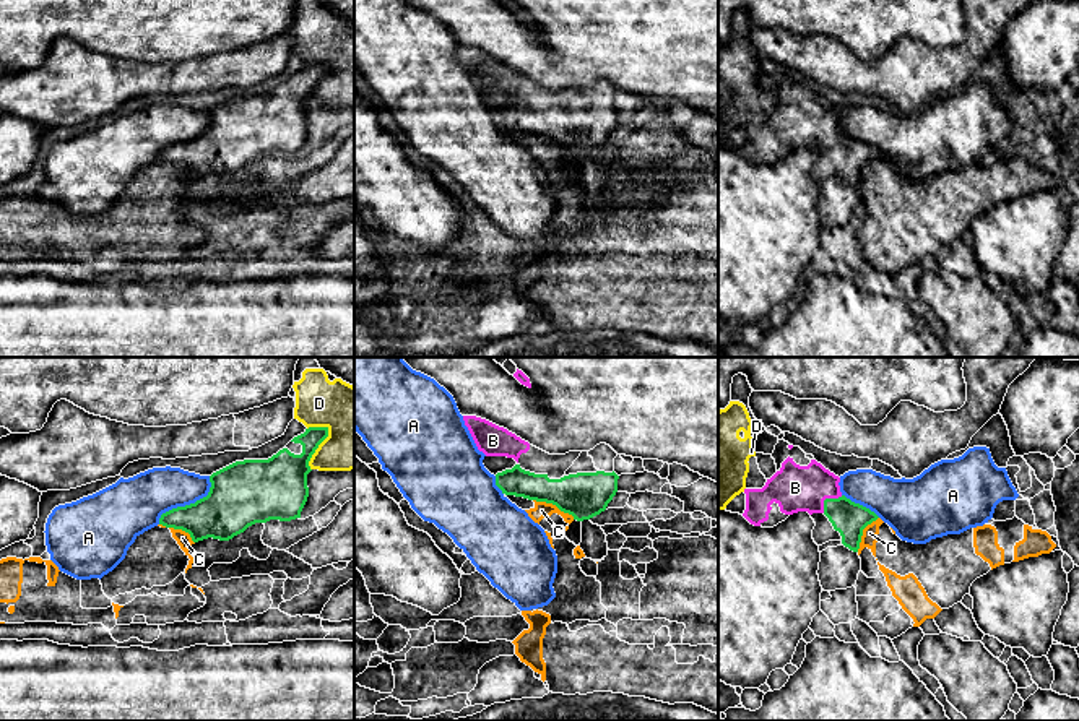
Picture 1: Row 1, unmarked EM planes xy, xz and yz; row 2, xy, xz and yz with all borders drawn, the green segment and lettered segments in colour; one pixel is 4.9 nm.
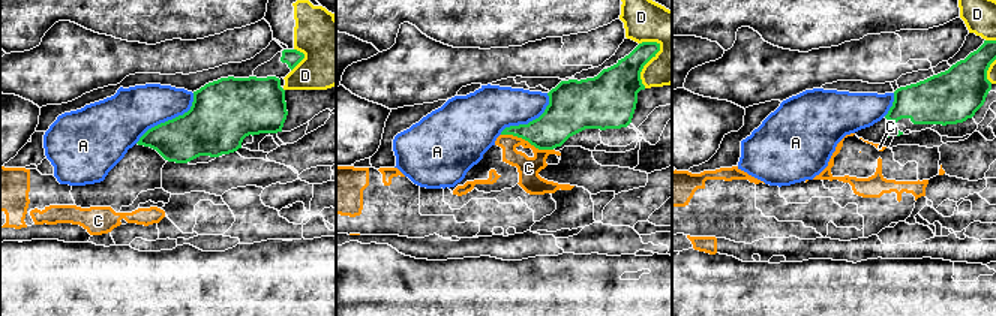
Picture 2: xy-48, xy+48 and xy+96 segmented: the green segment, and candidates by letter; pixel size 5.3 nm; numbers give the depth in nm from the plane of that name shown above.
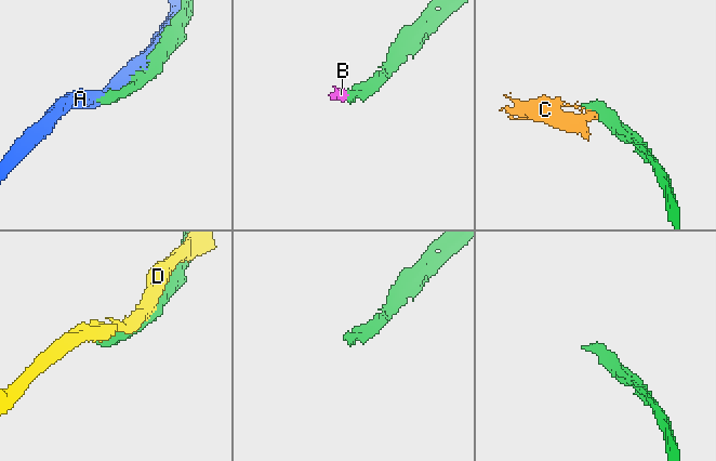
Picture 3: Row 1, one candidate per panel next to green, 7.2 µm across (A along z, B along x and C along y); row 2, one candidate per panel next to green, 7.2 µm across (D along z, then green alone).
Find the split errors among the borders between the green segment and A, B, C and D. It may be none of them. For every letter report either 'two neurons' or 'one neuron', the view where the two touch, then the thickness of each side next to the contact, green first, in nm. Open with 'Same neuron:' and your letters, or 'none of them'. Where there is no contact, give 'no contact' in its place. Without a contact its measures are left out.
Same neuron: B
A: two neurons; contact in xy; calibres 300 and 260 nm
B: one neuron; contact in yz; calibres 170 and 220 nm
C: two neurons; contact in xz; calibres 220 and 80 nm
D: two neurons; contact in xy; calibres 260 and 280 nm

